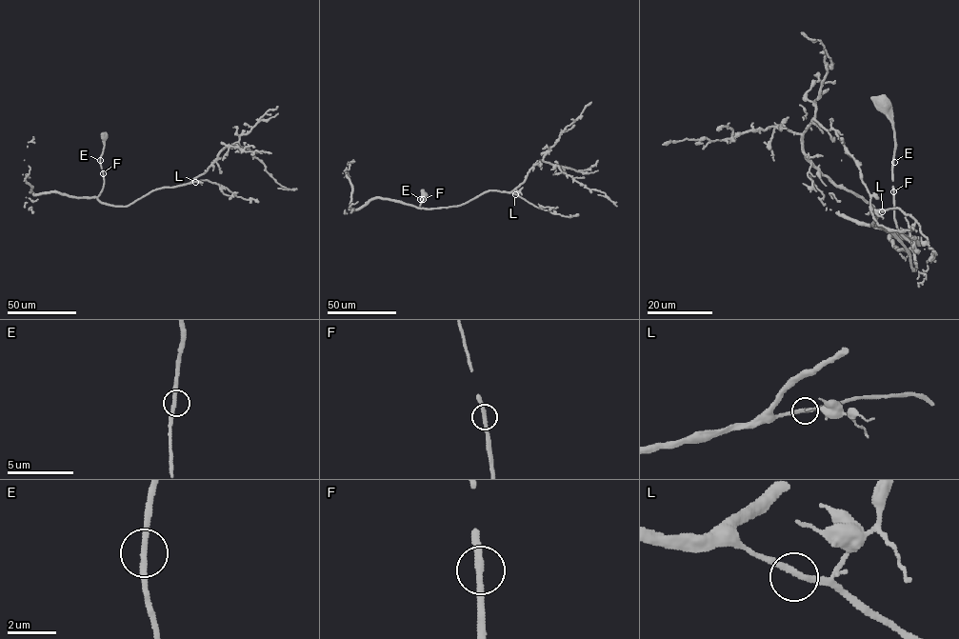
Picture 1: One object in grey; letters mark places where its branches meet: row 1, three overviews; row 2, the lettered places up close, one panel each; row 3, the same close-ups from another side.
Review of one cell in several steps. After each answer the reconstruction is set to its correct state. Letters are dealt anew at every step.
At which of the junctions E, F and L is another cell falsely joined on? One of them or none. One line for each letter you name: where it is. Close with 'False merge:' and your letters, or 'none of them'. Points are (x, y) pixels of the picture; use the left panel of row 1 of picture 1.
False merge: none of them

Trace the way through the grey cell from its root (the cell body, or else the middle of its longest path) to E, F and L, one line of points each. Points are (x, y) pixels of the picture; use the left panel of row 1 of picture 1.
E: (104, 136), (100, 160)
F: (104, 136), (100, 160), (103, 173)
L: (104, 136), (100, 160), (104, 185), (97, 197), (102, 203), (127, 206), (154, 190), (195, 182)

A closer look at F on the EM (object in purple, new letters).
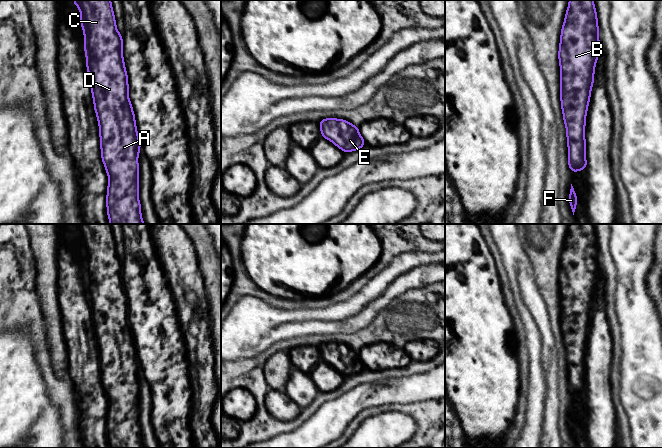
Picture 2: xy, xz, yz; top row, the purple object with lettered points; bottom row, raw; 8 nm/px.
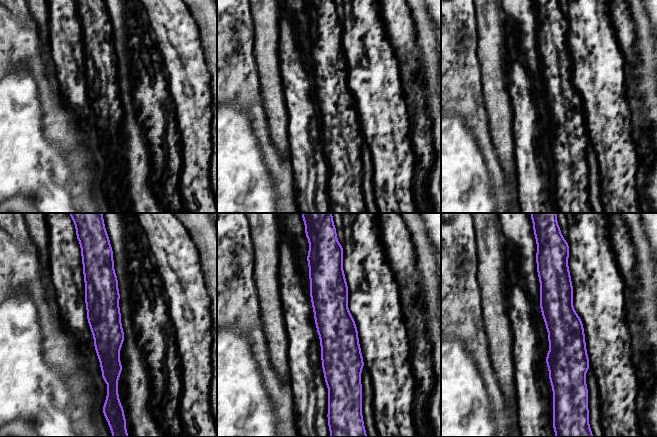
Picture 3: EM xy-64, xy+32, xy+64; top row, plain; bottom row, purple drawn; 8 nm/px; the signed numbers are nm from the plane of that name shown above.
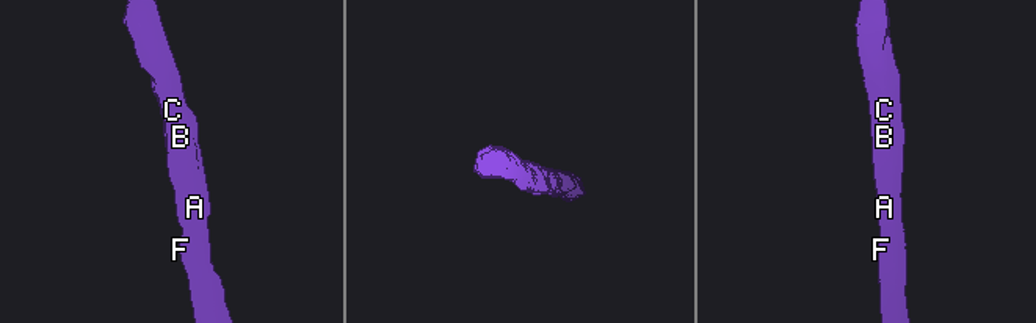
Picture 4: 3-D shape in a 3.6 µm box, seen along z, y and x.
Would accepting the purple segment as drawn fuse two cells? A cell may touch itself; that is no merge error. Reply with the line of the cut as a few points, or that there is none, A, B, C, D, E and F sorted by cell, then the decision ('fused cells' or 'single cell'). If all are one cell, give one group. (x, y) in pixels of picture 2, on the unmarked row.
cut none; groups A B C D E F; single cell

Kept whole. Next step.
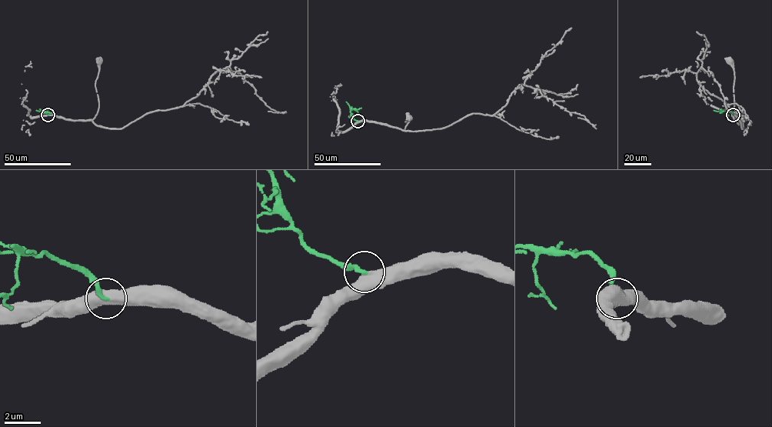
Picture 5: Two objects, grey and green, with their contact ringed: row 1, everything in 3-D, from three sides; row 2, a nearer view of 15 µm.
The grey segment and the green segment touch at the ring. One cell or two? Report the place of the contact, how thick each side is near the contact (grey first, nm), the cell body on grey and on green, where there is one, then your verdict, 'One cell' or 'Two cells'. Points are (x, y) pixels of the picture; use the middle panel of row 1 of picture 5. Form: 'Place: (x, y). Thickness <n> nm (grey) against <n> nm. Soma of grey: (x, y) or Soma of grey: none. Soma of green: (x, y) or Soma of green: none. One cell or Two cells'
Place: (357, 121). Thickness 480 nm (grey) against 240 nm. Soma of grey: (409, 118). Soma of green: none. One cell

